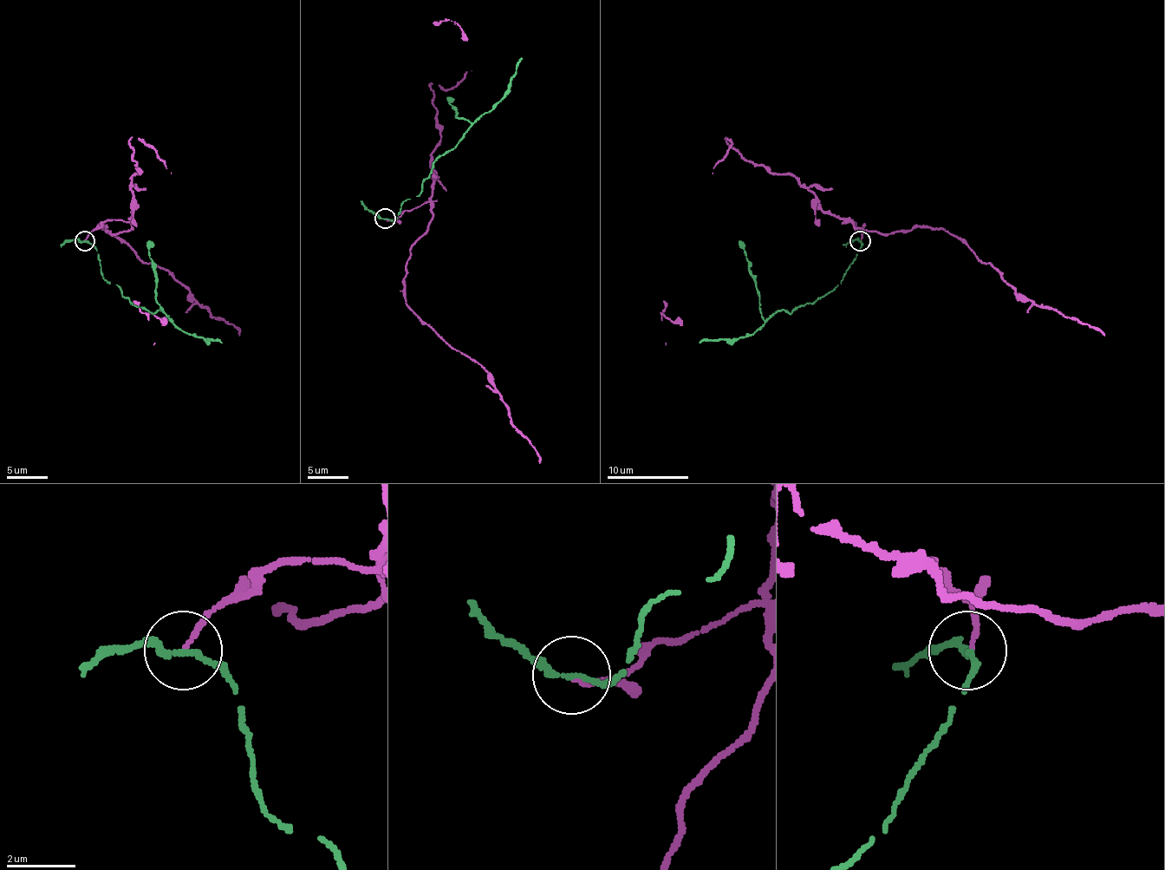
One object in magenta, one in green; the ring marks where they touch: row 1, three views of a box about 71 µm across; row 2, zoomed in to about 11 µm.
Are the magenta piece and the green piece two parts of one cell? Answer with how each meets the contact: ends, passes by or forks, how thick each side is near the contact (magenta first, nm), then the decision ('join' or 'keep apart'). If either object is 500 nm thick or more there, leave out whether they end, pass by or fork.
magenta ends | green passes by | 130/180 nm | keep apart

